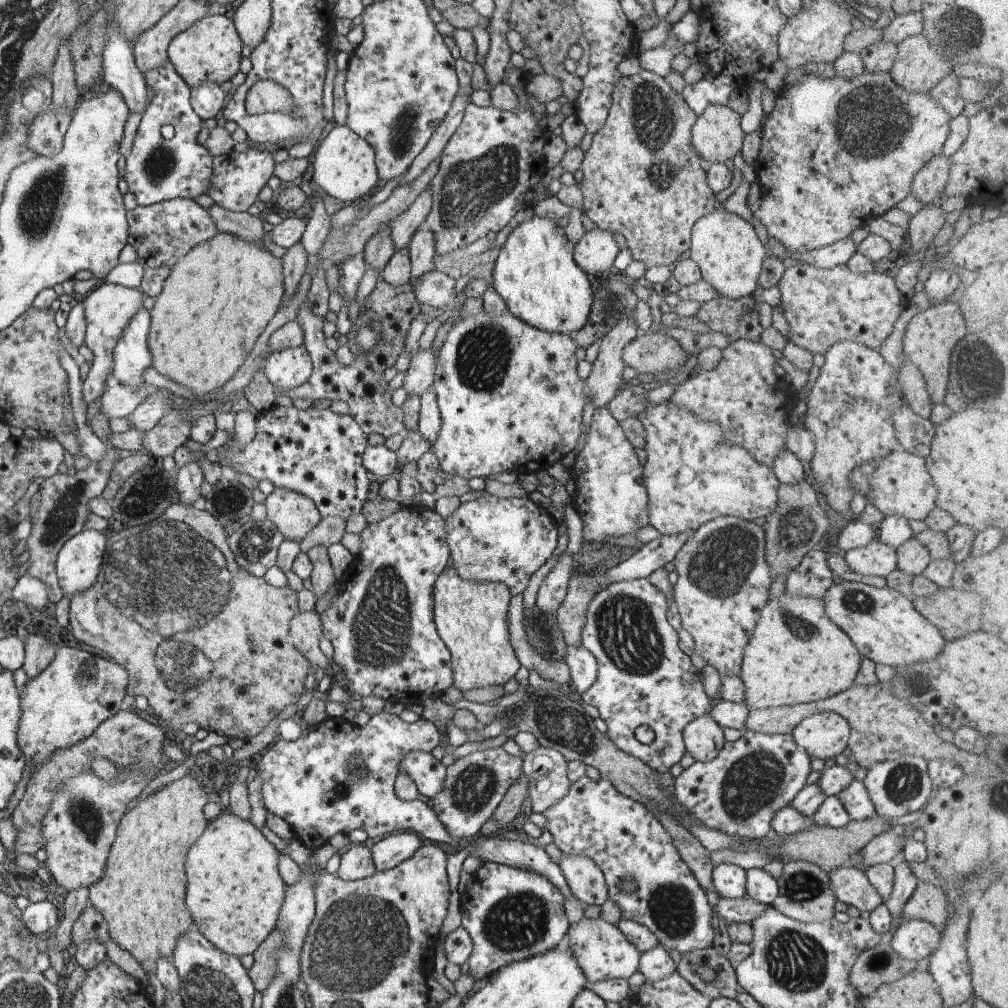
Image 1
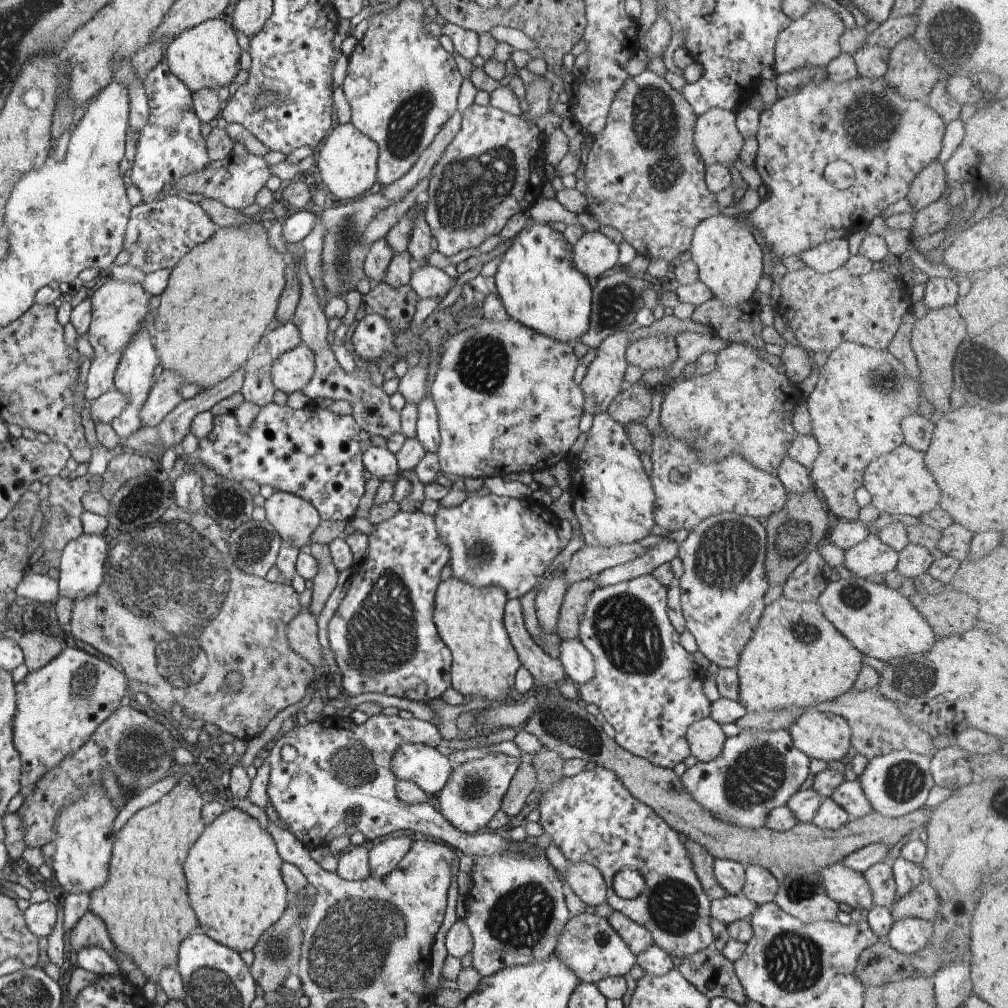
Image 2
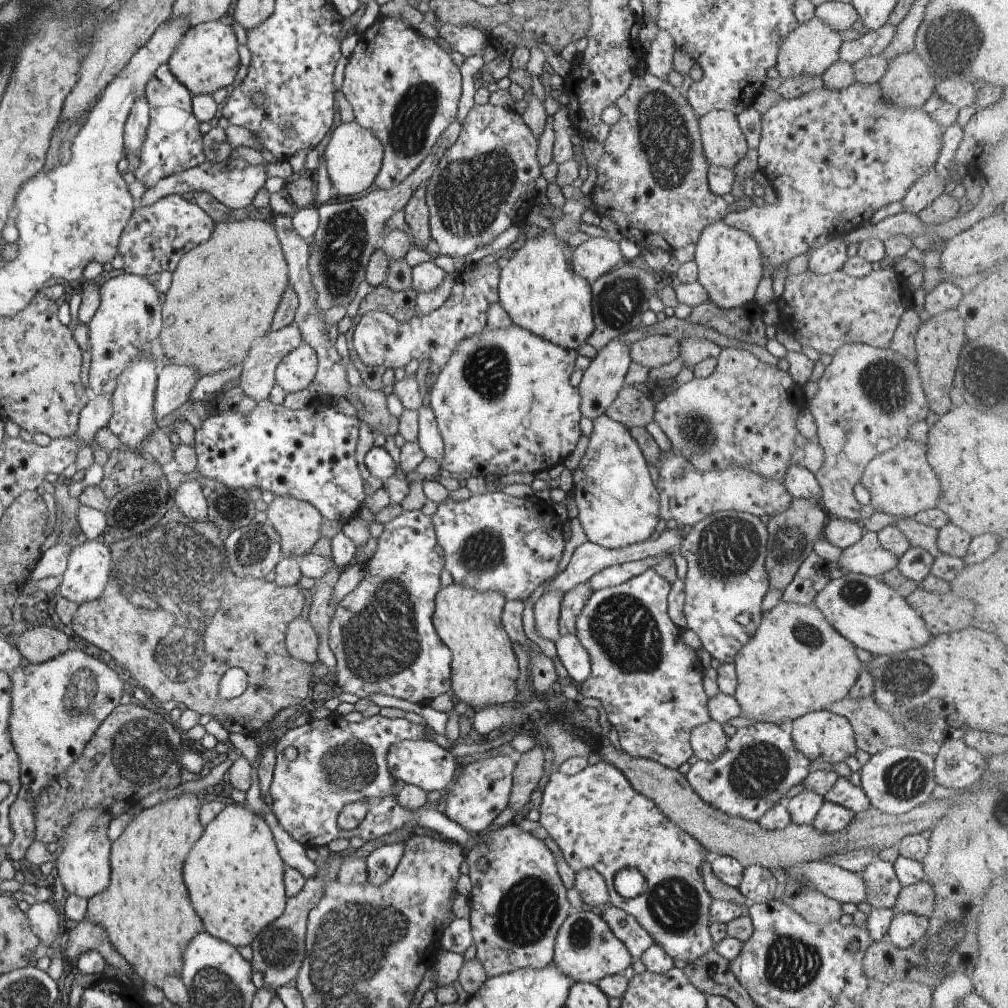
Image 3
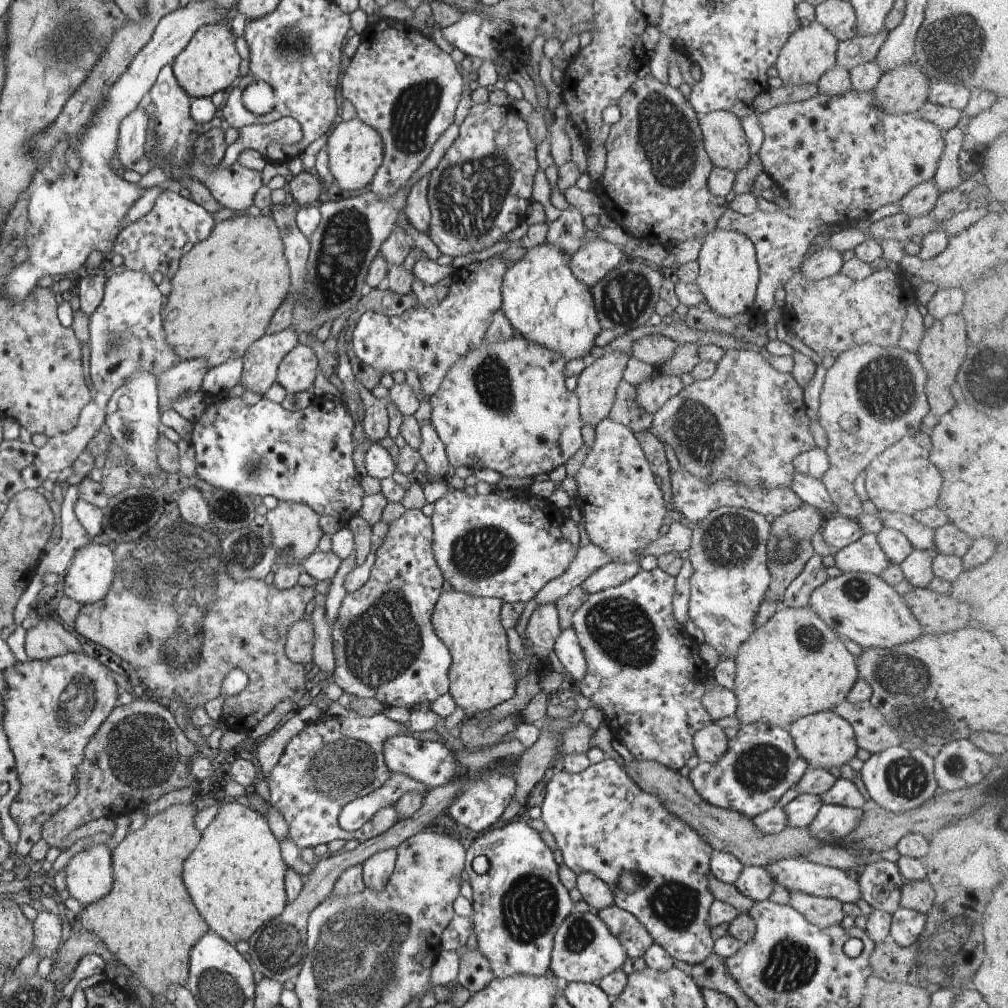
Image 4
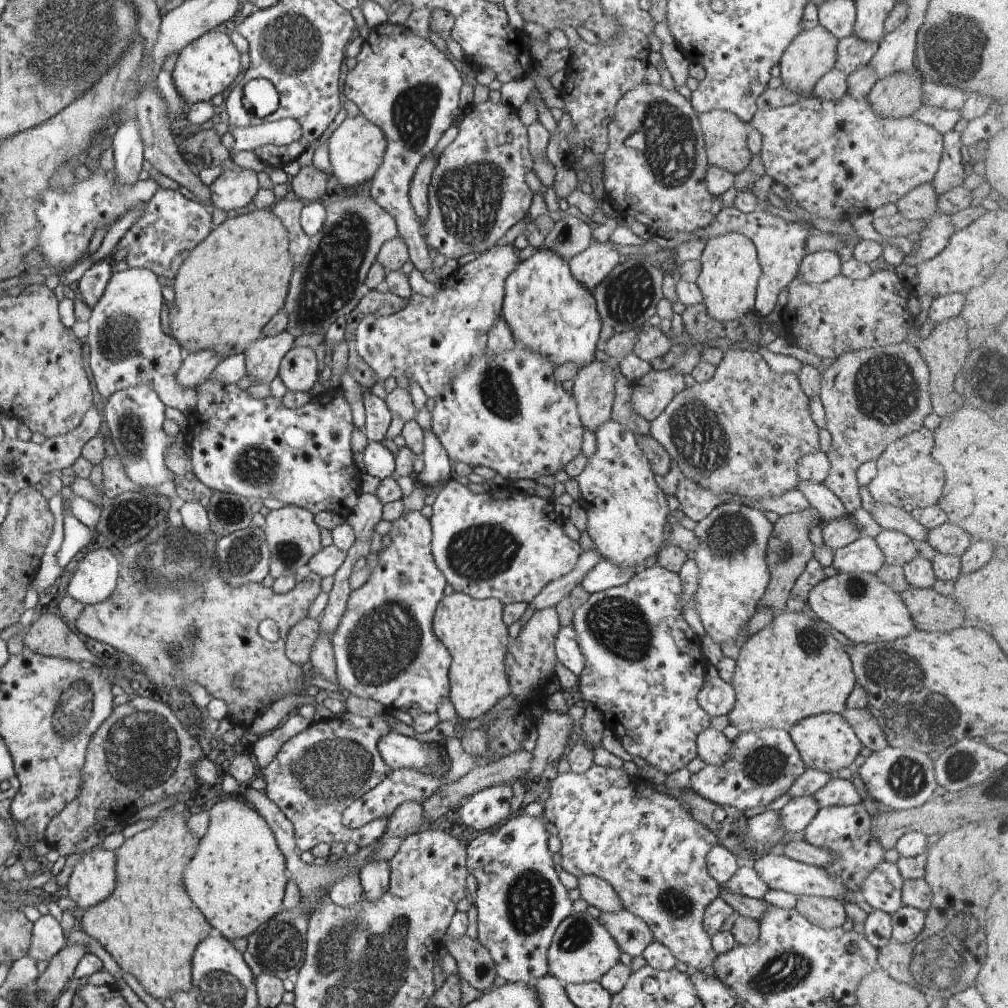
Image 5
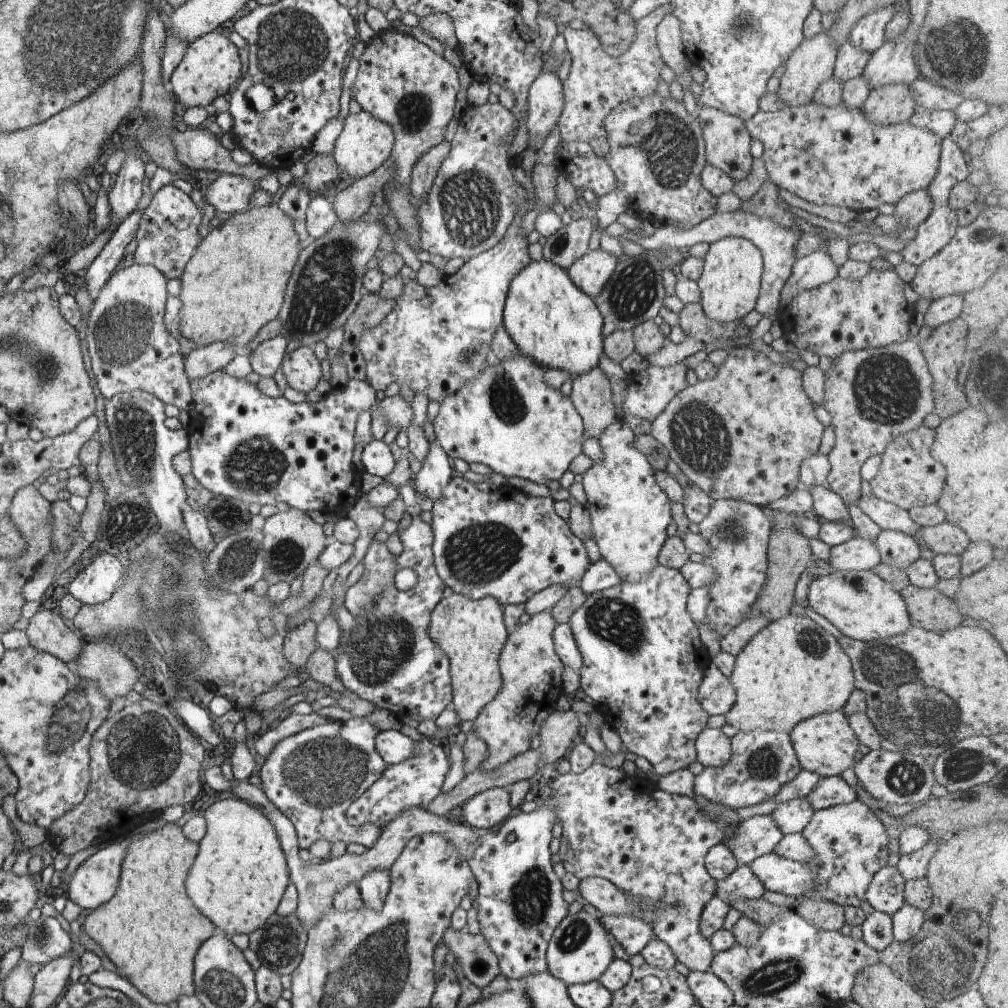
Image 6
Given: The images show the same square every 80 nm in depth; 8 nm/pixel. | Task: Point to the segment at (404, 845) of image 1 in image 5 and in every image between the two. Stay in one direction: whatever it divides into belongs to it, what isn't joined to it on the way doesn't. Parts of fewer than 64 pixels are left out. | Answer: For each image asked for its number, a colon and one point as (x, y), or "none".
2: (384, 857)
3: (381, 863)
4: (377, 870)
5: (375, 877)

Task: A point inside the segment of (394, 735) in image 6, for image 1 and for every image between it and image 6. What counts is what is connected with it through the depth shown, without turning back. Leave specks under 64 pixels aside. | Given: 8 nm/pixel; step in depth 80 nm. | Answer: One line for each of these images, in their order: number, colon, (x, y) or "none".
1: (422, 767)
2: (423, 764)
3: (423, 763)
4: (433, 763)
5: (398, 751)

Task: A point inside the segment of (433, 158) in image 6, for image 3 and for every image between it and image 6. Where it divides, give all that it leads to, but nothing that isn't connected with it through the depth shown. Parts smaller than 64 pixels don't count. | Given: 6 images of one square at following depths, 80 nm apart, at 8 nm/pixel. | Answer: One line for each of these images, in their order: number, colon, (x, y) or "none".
3: (417, 216)
4: (417, 212)
5: (418, 193)

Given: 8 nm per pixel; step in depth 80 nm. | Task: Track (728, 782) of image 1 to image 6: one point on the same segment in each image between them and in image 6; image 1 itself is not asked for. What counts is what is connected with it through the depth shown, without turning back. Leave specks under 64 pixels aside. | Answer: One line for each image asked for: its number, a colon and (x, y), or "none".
2: (758, 770)
3: (761, 764)
4: (761, 764)
5: (763, 765)
6: (763, 761)

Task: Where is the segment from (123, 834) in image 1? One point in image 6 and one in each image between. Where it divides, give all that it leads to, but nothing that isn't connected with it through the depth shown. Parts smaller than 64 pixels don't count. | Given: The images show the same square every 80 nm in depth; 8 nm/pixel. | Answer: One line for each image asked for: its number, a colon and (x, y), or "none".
2: (144, 904)
3: (146, 911)
4: (148, 921)
5: (149, 925)
6: (137, 930)

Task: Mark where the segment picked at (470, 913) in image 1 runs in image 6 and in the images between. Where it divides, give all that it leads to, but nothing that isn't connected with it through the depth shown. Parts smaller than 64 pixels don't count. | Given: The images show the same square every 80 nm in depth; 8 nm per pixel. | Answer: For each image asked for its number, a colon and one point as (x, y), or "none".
2: (516, 911)
3: (519, 903)
4: (519, 903)
5: (520, 903)
6: (520, 898)

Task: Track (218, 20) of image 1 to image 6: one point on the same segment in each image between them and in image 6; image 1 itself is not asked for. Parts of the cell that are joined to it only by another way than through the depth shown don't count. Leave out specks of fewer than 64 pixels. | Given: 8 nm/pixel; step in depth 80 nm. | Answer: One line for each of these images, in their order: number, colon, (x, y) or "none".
2: (207, 56)
3: (207, 59)
4: (210, 63)
5: (207, 67)
6: (211, 65)

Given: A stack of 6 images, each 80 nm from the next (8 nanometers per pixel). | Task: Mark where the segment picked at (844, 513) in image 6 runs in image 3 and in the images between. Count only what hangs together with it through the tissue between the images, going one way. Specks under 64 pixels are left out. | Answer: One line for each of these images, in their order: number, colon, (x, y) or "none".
3: (800, 483)
4: (811, 491)
5: (824, 503)

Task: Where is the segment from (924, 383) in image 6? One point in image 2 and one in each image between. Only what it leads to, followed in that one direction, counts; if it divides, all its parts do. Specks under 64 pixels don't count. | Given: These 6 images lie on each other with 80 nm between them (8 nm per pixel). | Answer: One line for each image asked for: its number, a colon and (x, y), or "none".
2: (862, 394)
3: (867, 398)
4: (872, 397)
5: (872, 397)

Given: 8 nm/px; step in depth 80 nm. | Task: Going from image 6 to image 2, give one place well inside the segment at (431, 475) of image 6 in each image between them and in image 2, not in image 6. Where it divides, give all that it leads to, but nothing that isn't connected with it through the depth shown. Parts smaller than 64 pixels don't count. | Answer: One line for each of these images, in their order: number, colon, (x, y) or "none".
2: (428, 434)
3: (429, 440)
4: (432, 450)
5: (437, 471)

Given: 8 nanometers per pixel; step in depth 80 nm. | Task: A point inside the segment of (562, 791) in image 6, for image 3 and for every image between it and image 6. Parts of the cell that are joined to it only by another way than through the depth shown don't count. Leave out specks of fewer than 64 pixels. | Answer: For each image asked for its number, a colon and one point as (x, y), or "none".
3: (596, 818)
4: (603, 823)
5: (645, 843)

